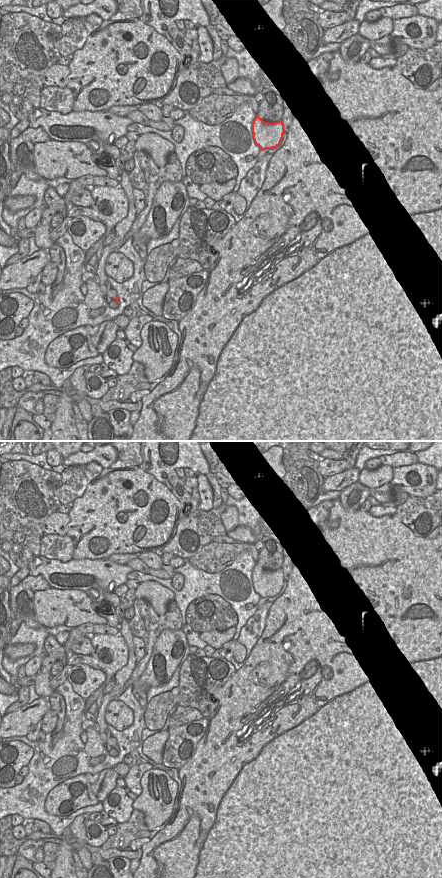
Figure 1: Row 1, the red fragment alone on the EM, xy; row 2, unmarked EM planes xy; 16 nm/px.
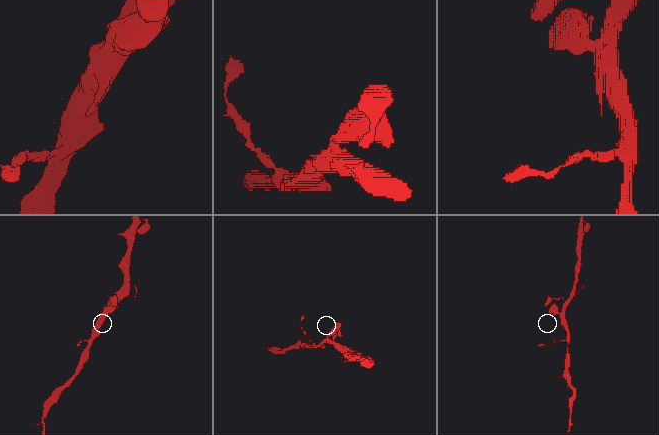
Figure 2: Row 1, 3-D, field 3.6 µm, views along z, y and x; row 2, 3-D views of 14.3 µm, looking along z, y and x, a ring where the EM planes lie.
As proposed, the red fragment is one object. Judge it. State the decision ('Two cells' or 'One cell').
One cell.

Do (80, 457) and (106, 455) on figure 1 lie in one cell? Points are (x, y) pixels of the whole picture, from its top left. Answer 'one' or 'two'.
one

